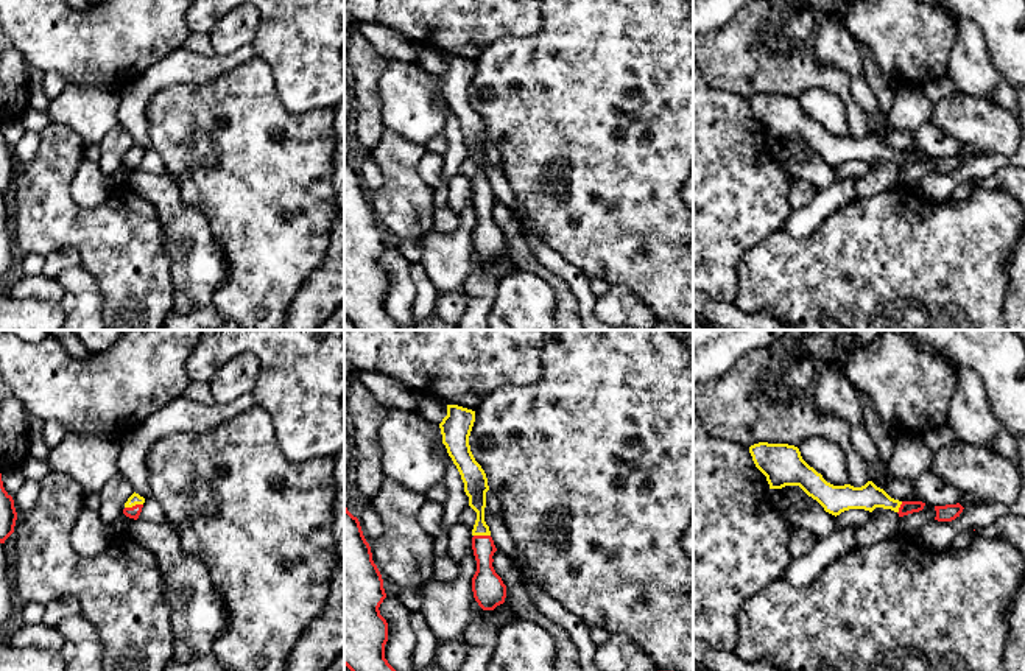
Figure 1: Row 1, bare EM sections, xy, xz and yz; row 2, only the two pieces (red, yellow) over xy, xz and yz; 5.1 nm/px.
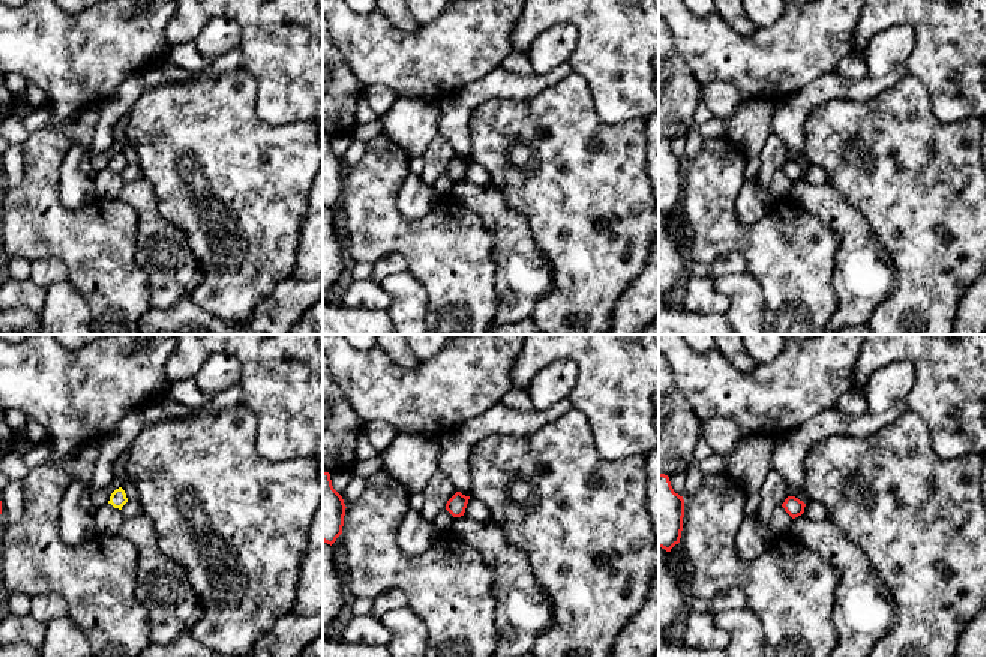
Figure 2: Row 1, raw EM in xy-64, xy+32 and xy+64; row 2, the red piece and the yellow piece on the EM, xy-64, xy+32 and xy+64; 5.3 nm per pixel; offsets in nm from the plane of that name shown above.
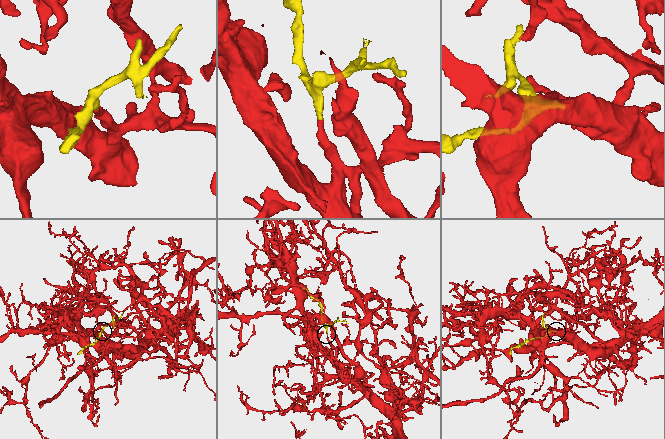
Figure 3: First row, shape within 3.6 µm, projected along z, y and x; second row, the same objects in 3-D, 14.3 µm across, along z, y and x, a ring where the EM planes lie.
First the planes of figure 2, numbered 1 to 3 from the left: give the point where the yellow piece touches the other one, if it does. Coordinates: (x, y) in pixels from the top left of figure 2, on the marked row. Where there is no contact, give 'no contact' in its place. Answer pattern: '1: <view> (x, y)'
1: no contact
2: no contact
3: no contact

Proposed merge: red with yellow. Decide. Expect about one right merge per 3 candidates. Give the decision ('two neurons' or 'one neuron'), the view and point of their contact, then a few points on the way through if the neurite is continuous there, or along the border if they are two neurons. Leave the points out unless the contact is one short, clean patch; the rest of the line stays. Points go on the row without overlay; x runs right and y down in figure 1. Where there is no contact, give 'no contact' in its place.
one neuron; meets red in xy at (133, 158); runs through xy (133, 164), (133, 158), (134, 150)

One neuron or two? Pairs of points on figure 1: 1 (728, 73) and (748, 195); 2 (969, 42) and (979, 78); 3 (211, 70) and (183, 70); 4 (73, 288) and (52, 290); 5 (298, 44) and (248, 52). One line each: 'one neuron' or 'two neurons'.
1: two neurons
2: one neuron
3: one neuron
4: two neurons
5: two neurons

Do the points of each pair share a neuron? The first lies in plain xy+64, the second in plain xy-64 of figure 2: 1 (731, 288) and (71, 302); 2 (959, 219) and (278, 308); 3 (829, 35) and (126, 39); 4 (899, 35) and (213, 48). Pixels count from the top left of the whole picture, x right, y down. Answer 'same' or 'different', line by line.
1: same
2: different
3: same
4: same

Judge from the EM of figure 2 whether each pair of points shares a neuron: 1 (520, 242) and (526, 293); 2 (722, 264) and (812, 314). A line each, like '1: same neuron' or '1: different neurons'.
1: same neuron
2: different neurons

